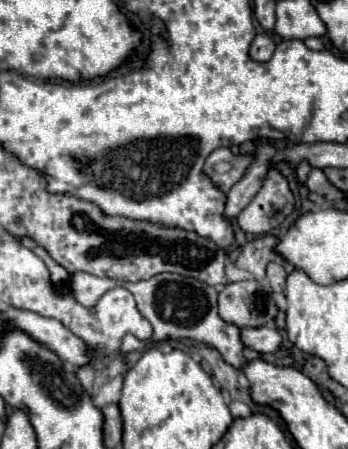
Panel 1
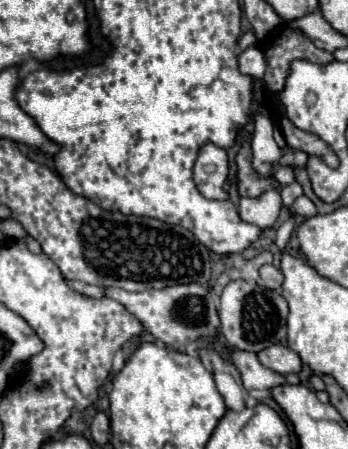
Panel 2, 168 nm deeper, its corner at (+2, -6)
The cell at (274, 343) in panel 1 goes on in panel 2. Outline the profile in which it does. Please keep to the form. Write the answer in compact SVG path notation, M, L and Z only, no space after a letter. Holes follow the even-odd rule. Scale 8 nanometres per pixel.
M272 344L264 350L260 350L256 356L258 356L260 364L264 364L266 368L270 368L278 374L290 374L290 372L296 374L302 368L300 356L282 344Z

